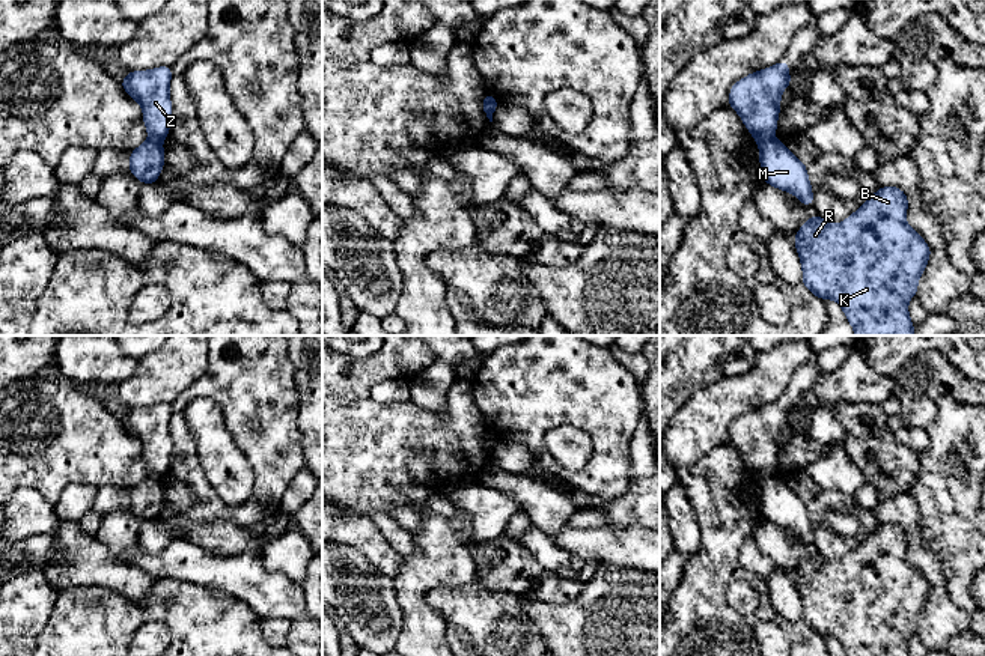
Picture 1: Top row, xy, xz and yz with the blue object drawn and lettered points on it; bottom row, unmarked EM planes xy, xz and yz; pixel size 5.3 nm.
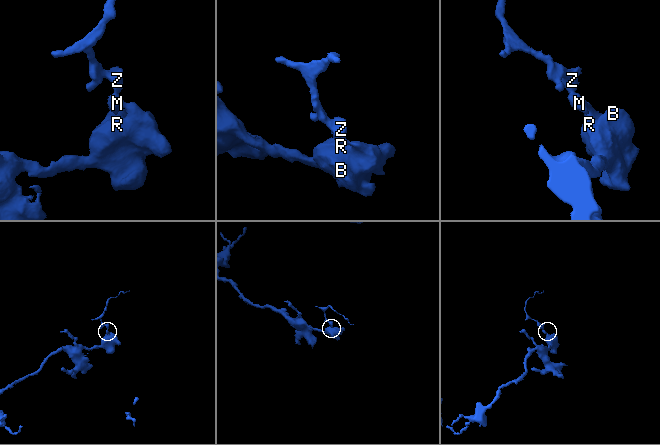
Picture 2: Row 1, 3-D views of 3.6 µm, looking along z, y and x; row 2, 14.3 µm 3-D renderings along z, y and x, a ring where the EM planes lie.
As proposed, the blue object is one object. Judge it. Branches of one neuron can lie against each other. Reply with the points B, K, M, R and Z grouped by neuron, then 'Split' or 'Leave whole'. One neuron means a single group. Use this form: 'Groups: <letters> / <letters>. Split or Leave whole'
Groups: B K M R / Z. Split

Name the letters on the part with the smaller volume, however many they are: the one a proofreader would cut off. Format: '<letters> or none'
Z

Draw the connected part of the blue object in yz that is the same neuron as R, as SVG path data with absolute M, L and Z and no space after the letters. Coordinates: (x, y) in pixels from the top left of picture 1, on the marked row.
M883 187L845 221L830 224L810 217L794 236L803 286L821 299L839 302L855 336L914 336L908 299L917 293L931 248L905 223L907 208L901 188Z

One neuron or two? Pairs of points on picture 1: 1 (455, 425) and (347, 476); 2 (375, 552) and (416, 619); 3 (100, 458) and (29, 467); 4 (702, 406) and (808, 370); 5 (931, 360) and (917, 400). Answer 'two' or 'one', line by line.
1: one
2: two
3: one
4: two
5: one

